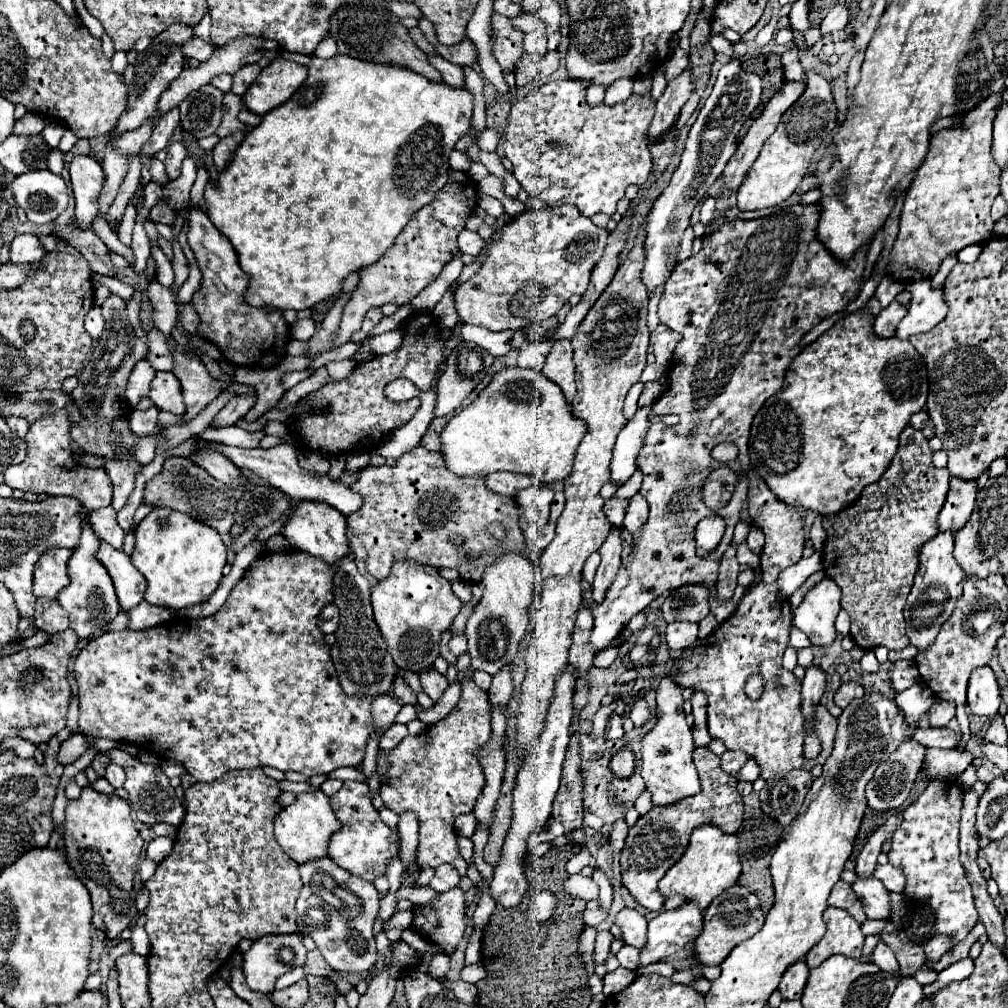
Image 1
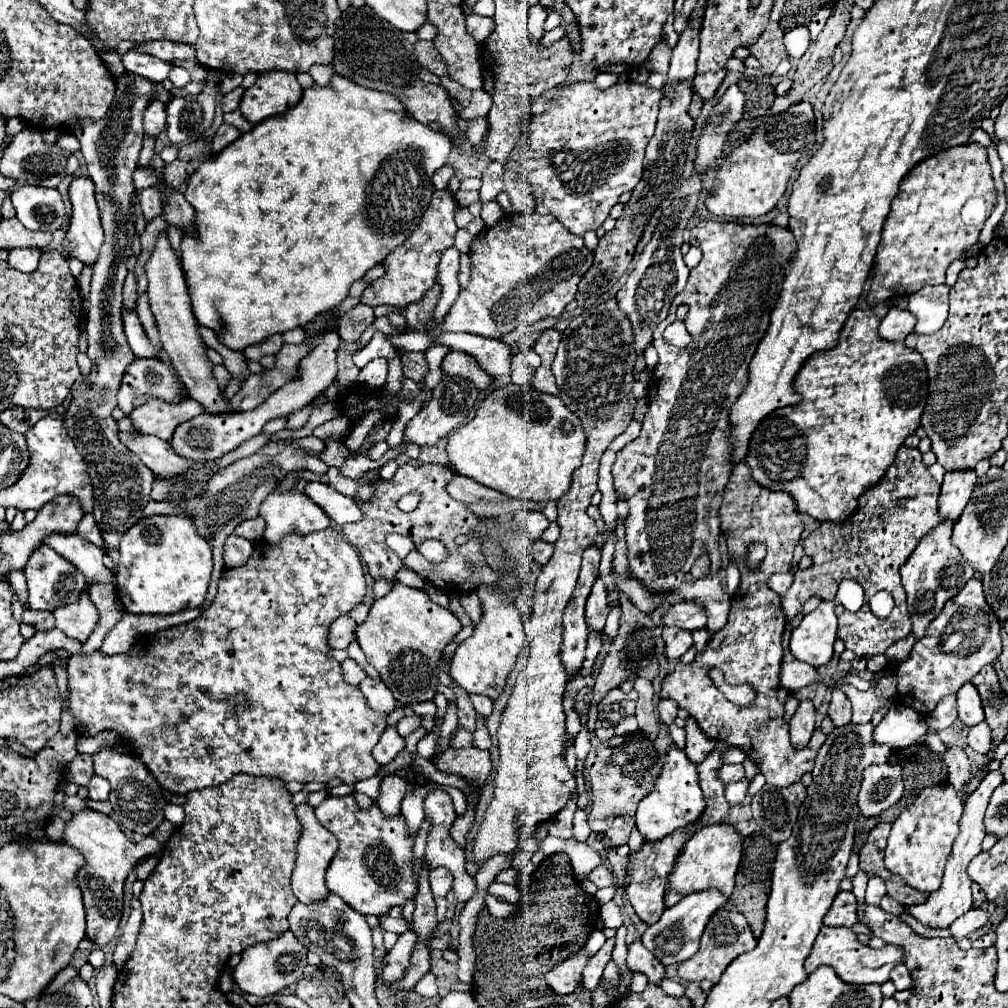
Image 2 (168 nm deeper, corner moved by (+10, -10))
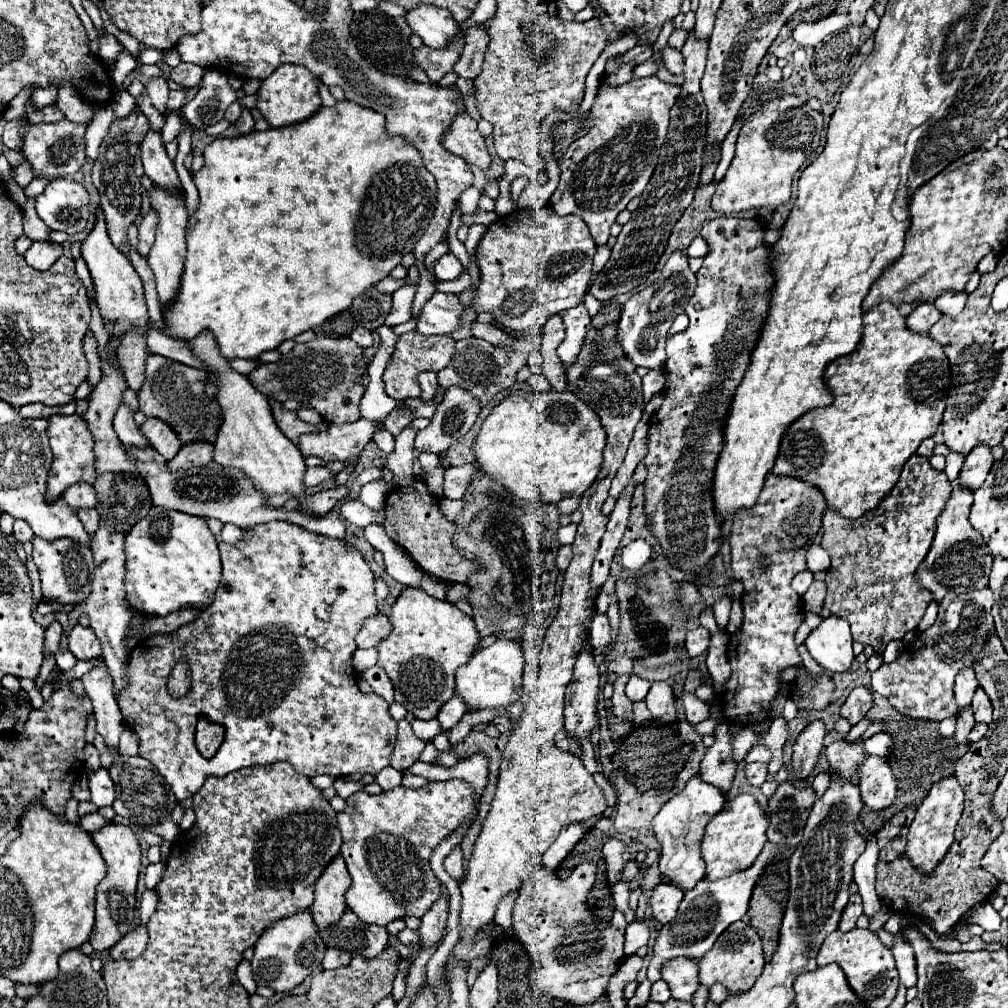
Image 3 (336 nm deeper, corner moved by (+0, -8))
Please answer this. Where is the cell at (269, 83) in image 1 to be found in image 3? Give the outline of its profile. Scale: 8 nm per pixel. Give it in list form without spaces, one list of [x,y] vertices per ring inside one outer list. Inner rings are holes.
[[[281,65],[271,77],[267,77],[261,83],[261,89],[257,93],[259,95],[257,109],[271,123],[271,127],[285,127],[285,125],[301,123],[301,121],[309,119],[313,113],[317,113],[321,107],[319,83],[321,81],[313,73],[309,73],[305,67]]]

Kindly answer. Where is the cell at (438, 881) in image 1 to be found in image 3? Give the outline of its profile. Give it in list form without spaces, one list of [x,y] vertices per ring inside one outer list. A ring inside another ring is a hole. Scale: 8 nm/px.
[[[455,845],[449,855],[445,857],[445,871],[459,881],[463,877],[463,855],[461,855],[461,845]]]

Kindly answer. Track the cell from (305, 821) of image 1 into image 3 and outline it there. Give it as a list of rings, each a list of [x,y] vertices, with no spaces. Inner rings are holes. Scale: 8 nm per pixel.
[[[335,857],[331,861],[331,867],[325,869],[323,877],[315,883],[315,903],[311,907],[313,919],[319,925],[319,929],[327,931],[327,927],[337,925],[343,913],[347,911],[345,903],[345,891],[351,887],[351,877],[347,873],[345,861]]]

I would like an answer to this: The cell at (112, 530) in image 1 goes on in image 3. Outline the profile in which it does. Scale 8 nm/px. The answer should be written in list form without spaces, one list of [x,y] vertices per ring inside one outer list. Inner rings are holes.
[[[79,509],[77,515],[79,515],[79,519],[81,519],[85,531],[87,531],[89,535],[93,535],[95,529],[99,527],[99,513],[97,513],[97,509],[85,509],[85,511]]]

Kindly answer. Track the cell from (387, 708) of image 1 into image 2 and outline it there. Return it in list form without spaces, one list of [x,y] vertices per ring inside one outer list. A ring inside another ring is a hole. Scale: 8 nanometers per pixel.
[[[365,679],[359,687],[367,699],[367,705],[373,709],[373,711],[379,711],[383,715],[389,715],[395,711],[395,697],[393,693],[385,687],[385,683],[381,681],[373,681],[373,679]]]

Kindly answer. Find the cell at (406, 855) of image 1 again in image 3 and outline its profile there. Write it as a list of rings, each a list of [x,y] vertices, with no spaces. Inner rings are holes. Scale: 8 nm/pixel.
[[[385,767],[383,771],[377,773],[377,783],[381,785],[383,791],[387,791],[387,789],[395,789],[397,785],[401,785],[401,777],[403,773],[395,771],[393,767]]]

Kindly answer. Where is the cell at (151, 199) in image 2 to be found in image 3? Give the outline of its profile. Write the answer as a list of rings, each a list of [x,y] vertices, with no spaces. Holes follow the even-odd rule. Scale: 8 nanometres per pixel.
[[[149,211],[149,213],[143,217],[141,225],[139,225],[139,245],[137,245],[137,251],[139,251],[141,257],[147,257],[151,245],[155,243],[155,227],[157,227],[155,211]]]

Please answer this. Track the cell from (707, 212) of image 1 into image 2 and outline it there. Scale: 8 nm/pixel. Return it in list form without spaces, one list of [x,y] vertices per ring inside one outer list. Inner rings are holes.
[[[699,221],[693,229],[691,229],[691,239],[689,239],[691,245],[699,247],[703,251],[703,259],[699,261],[697,267],[691,269],[689,273],[689,279],[687,279],[687,285],[685,289],[671,301],[671,307],[669,307],[669,315],[665,317],[663,323],[659,323],[655,329],[653,329],[653,347],[657,349],[659,353],[659,363],[653,371],[653,377],[649,381],[649,409],[645,413],[645,419],[641,423],[641,435],[637,439],[633,439],[631,443],[627,443],[619,453],[617,453],[617,459],[613,463],[613,479],[615,479],[615,491],[617,491],[617,497],[623,499],[627,505],[629,505],[629,519],[625,521],[625,533],[627,533],[627,549],[629,549],[629,571],[631,575],[645,587],[649,589],[651,593],[655,595],[679,595],[683,601],[693,601],[697,605],[703,605],[705,607],[705,613],[707,613],[707,631],[709,633],[717,633],[725,627],[727,623],[727,615],[729,615],[729,603],[731,603],[731,595],[727,595],[721,587],[721,577],[719,577],[719,569],[721,569],[721,555],[719,555],[719,535],[721,535],[721,525],[719,525],[719,505],[721,505],[721,495],[723,495],[723,489],[725,489],[725,483],[731,475],[731,469],[733,469],[733,459],[731,459],[731,453],[733,453],[733,439],[731,439],[731,427],[729,427],[729,411],[733,407],[733,403],[739,399],[739,395],[743,393],[743,389],[747,387],[749,383],[749,363],[751,363],[751,357],[755,355],[757,351],[757,345],[761,341],[761,337],[765,335],[767,327],[769,327],[769,315],[771,315],[771,305],[777,303],[779,299],[779,291],[781,291],[781,285],[783,285],[783,269],[785,269],[785,263],[795,255],[797,251],[797,243],[795,243],[795,237],[793,233],[787,229],[787,227],[777,227],[777,225],[739,225],[739,223],[723,223],[723,221]],[[679,305],[687,305],[689,307],[689,313],[685,317],[685,327],[691,335],[691,343],[683,349],[677,349],[673,345],[669,345],[665,339],[663,339],[663,331],[665,327],[675,319],[675,309]],[[701,551],[707,551],[709,557],[711,557],[711,571],[707,577],[703,579],[693,579],[691,573],[689,573],[689,567],[693,565],[695,557],[701,553]]]

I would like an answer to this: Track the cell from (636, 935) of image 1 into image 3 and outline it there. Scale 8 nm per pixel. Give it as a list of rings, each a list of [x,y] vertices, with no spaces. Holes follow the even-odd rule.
[[[677,957],[667,961],[667,965],[661,971],[663,981],[667,981],[673,999],[691,1003],[697,987],[699,987],[699,969],[697,969],[697,961],[685,959],[685,957]]]

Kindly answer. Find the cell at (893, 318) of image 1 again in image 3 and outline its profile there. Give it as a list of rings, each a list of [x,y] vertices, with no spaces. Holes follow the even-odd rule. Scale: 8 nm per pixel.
[[[923,303],[909,315],[907,327],[915,333],[927,333],[941,317],[943,313],[933,303]]]

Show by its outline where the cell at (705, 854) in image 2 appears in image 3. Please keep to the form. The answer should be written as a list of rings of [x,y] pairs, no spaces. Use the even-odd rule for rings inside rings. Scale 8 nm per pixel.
[[[745,793],[737,795],[735,799],[727,801],[725,807],[709,821],[705,839],[703,839],[703,859],[707,863],[707,875],[705,879],[715,881],[721,877],[729,877],[731,873],[737,873],[739,869],[747,869],[747,865],[753,865],[755,857],[759,855],[759,849],[767,843],[767,831],[769,819],[757,797]]]

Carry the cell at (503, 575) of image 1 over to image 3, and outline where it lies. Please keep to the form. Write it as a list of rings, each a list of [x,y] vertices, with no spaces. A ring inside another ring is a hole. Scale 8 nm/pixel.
[[[499,639],[497,643],[479,649],[471,661],[455,671],[455,691],[463,699],[469,713],[489,707],[509,707],[523,695],[523,649],[517,641]]]

